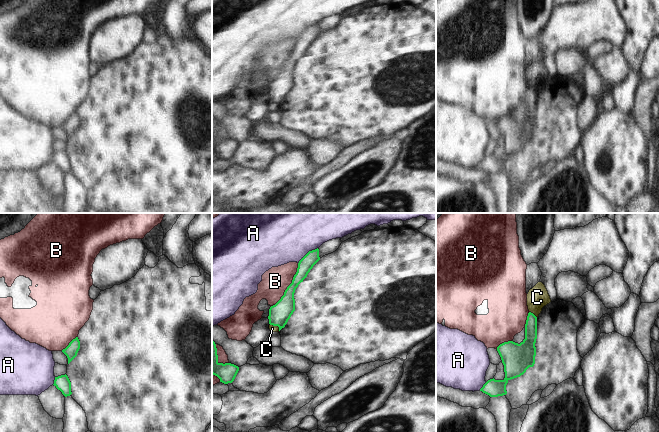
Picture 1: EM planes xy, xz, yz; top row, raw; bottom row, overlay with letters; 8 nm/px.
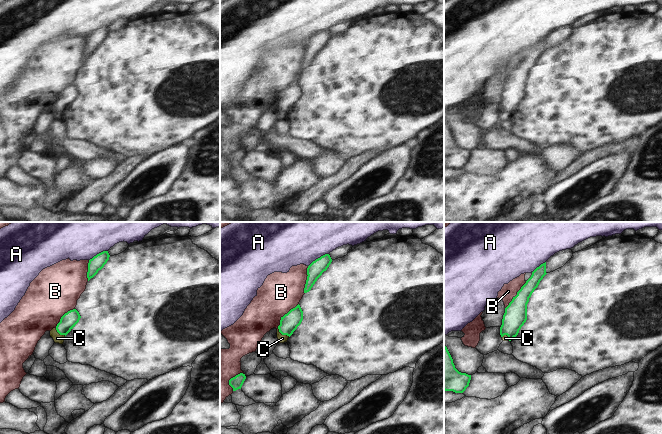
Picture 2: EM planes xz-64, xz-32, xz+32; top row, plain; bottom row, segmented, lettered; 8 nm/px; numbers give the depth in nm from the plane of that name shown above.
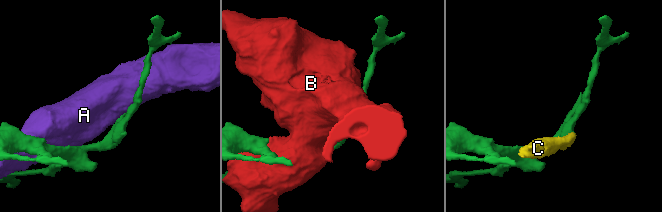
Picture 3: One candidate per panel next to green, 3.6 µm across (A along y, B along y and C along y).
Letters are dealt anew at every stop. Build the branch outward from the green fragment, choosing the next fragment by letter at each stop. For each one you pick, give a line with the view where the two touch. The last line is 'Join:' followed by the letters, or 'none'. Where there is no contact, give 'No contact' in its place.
Join: none.

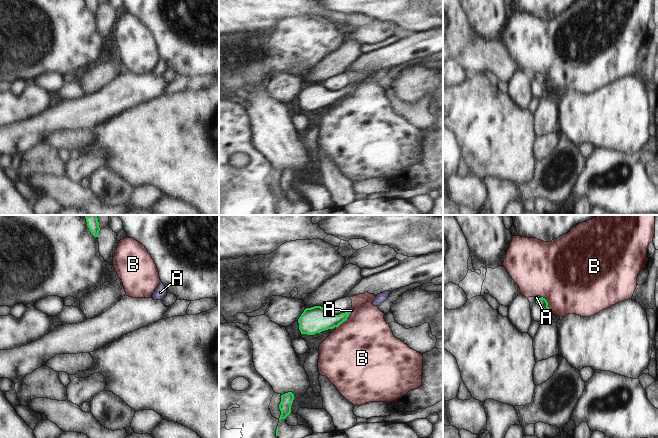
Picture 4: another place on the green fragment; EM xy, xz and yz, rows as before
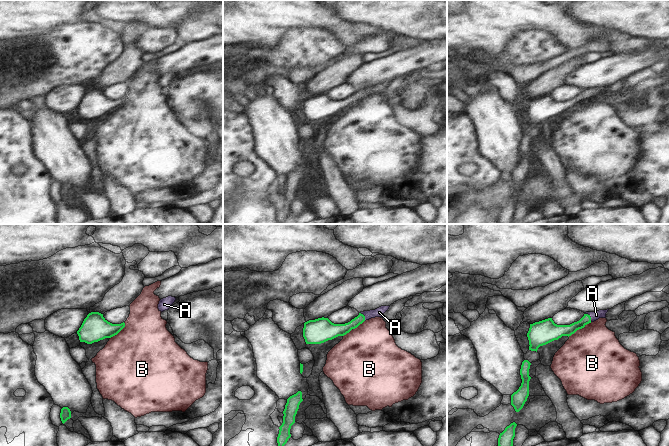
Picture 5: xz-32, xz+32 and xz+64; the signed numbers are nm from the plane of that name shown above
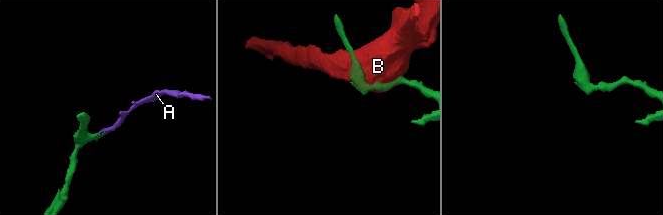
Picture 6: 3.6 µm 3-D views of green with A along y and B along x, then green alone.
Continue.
A: Touches green in xz
Join: A.

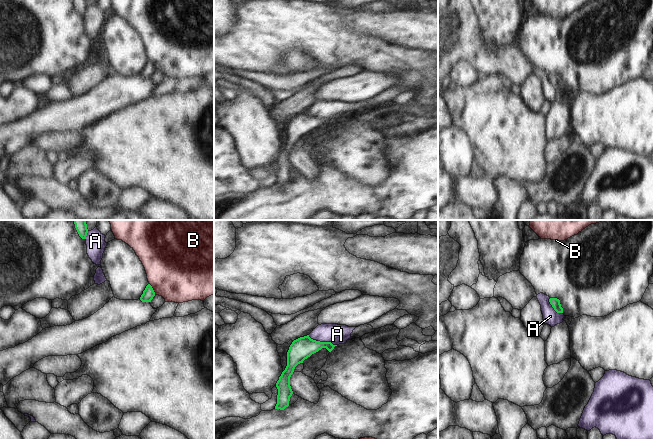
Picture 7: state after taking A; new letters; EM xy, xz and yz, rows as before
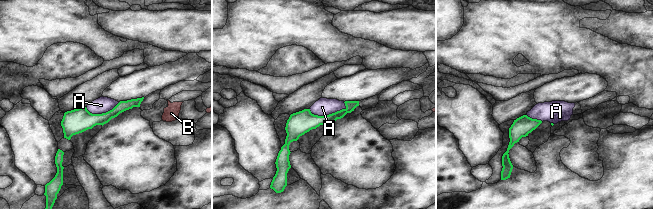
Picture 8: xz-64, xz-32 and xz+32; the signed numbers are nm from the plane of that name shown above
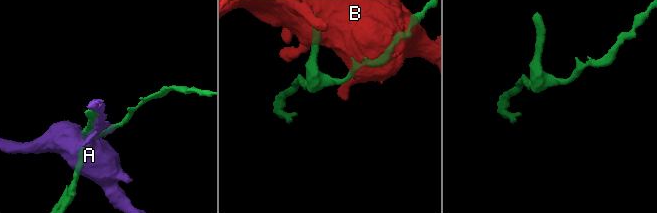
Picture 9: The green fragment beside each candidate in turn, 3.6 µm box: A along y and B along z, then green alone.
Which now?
Join: none.

